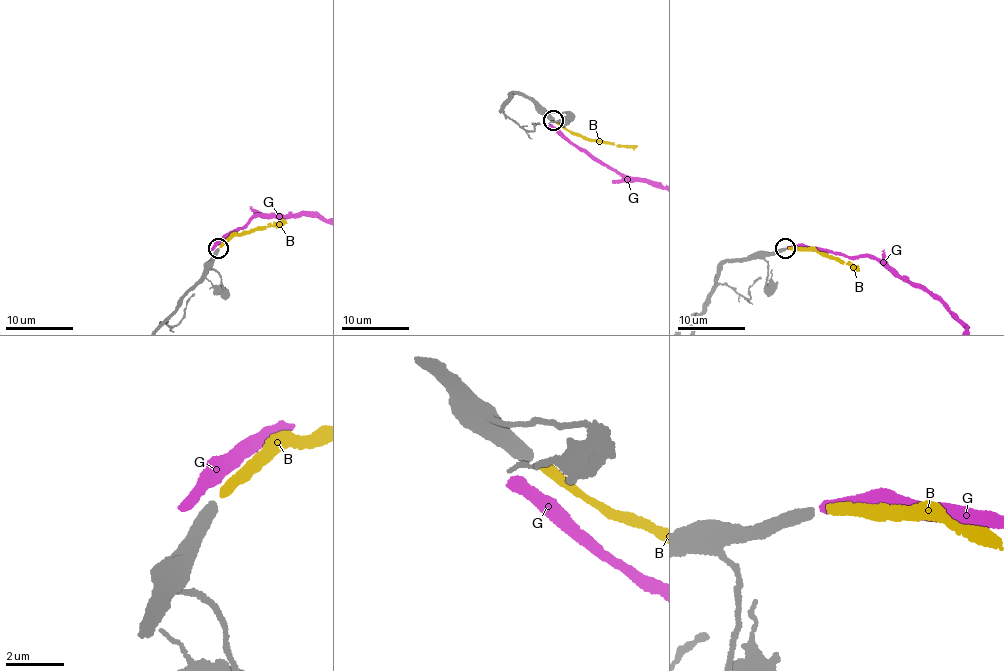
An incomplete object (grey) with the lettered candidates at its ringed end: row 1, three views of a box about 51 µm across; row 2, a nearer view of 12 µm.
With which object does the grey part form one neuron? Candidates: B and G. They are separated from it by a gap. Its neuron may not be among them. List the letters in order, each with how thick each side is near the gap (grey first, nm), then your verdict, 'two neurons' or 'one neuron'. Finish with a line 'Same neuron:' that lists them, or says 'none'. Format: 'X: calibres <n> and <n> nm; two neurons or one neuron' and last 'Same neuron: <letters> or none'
B: calibres 400 and 360 nm; one neuron
G: calibres 400 and 500 nm; two neurons
Same neuron: B

